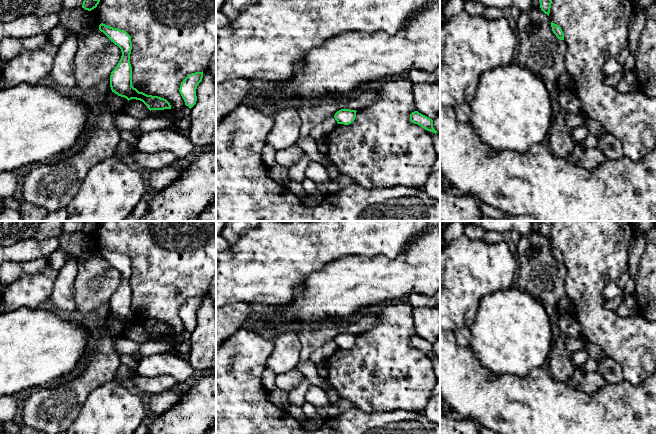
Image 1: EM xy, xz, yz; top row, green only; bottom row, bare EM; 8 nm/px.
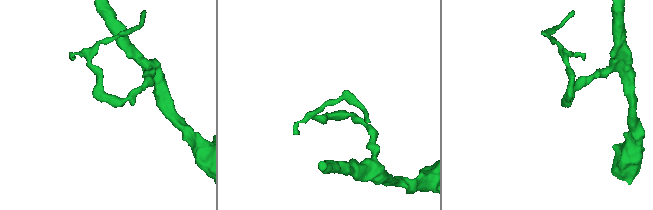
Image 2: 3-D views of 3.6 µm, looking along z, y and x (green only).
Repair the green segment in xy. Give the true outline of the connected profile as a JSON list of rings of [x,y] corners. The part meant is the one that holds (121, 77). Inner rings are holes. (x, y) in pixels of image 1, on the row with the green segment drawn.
[[[101,23],[99,30],[103,32],[122,52],[121,59],[110,75],[112,92],[126,98],[128,101],[136,99],[142,101],[151,110],[171,109],[170,103],[161,97],[139,92],[132,86],[132,67],[130,54],[132,50],[131,36],[124,30],[113,28]]]

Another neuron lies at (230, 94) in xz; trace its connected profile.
[[[240,78],[216,84],[216,120],[225,118],[250,99],[255,91],[251,81]]]

